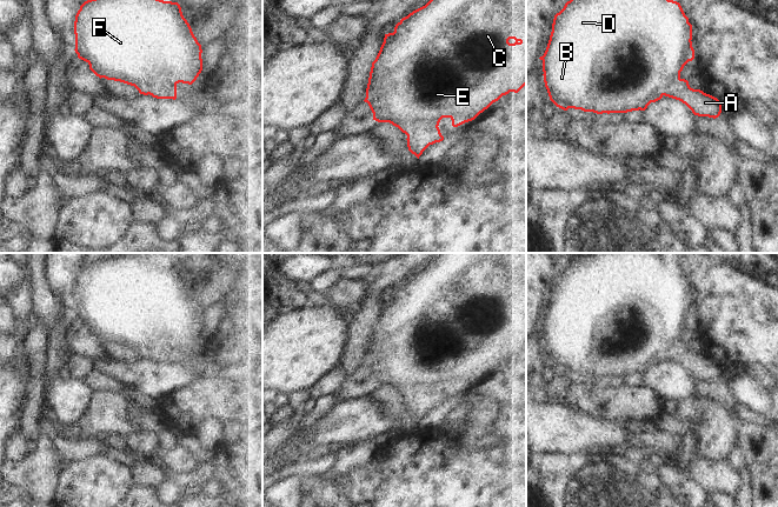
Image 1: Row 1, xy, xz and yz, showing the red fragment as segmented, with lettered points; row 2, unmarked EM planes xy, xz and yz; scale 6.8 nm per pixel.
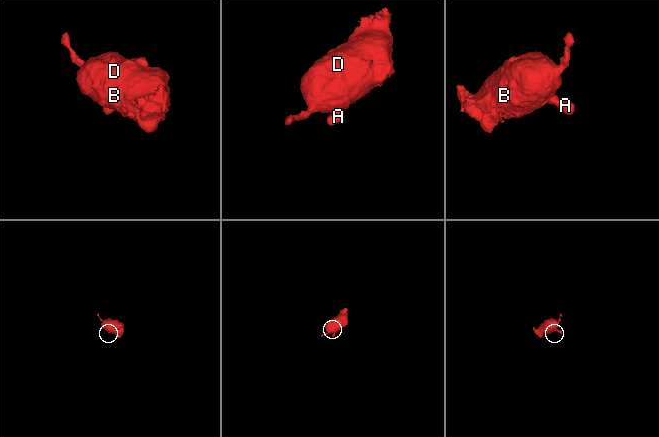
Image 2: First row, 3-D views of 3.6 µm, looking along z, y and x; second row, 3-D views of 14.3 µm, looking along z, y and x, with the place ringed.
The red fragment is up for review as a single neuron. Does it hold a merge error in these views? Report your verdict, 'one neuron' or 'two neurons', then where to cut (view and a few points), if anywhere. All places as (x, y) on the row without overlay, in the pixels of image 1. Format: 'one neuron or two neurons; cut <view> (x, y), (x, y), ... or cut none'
one neuron; cut none

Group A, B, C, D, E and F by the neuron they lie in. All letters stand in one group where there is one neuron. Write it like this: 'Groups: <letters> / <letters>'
Groups: A B C D E F.

